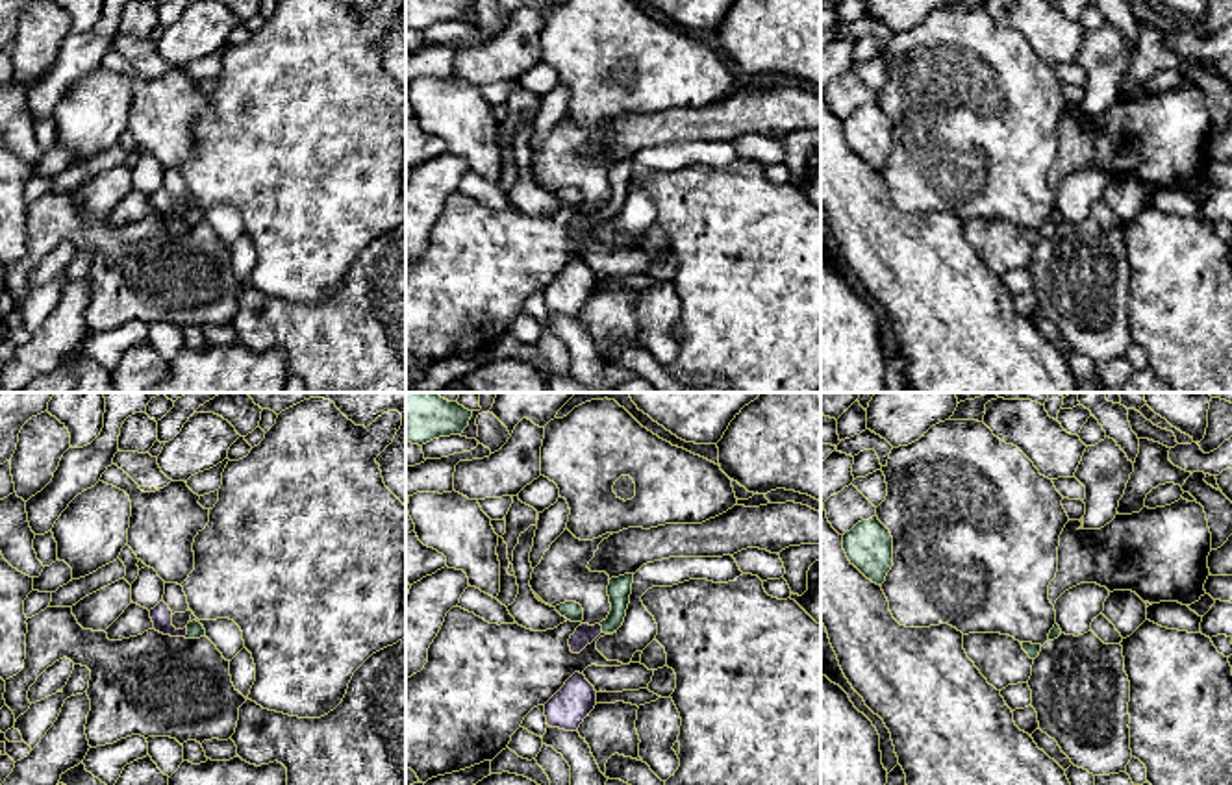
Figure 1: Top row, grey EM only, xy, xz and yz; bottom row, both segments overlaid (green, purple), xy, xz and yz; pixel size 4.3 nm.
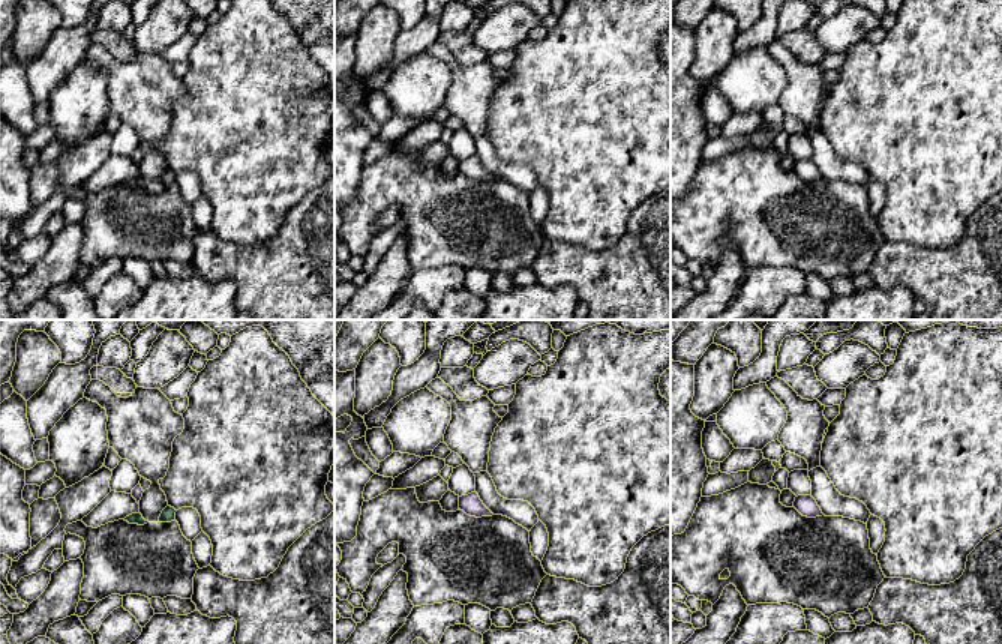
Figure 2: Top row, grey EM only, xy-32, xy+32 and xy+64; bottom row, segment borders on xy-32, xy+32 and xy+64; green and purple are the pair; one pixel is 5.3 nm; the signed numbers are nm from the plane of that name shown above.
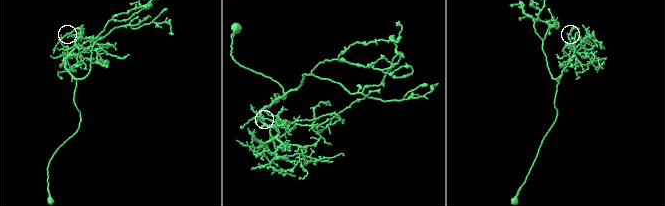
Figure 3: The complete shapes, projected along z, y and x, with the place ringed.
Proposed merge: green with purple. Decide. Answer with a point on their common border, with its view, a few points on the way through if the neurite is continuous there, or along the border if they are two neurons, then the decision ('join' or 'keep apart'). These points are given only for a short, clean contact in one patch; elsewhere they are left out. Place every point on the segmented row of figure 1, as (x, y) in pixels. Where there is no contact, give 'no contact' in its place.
xy (188, 632) | across xy (195, 630), (188, 632), (175, 632), (162, 617) | join

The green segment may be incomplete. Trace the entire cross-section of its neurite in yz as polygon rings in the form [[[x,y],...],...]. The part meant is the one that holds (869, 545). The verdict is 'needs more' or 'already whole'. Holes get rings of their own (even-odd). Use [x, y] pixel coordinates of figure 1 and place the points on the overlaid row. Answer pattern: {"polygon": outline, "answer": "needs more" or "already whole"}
{"polygon": [[[878,517],[861,520],[847,531],[843,535],[843,550],[850,565],[882,587],[893,567],[893,537]]], "answer": "already whole"}

